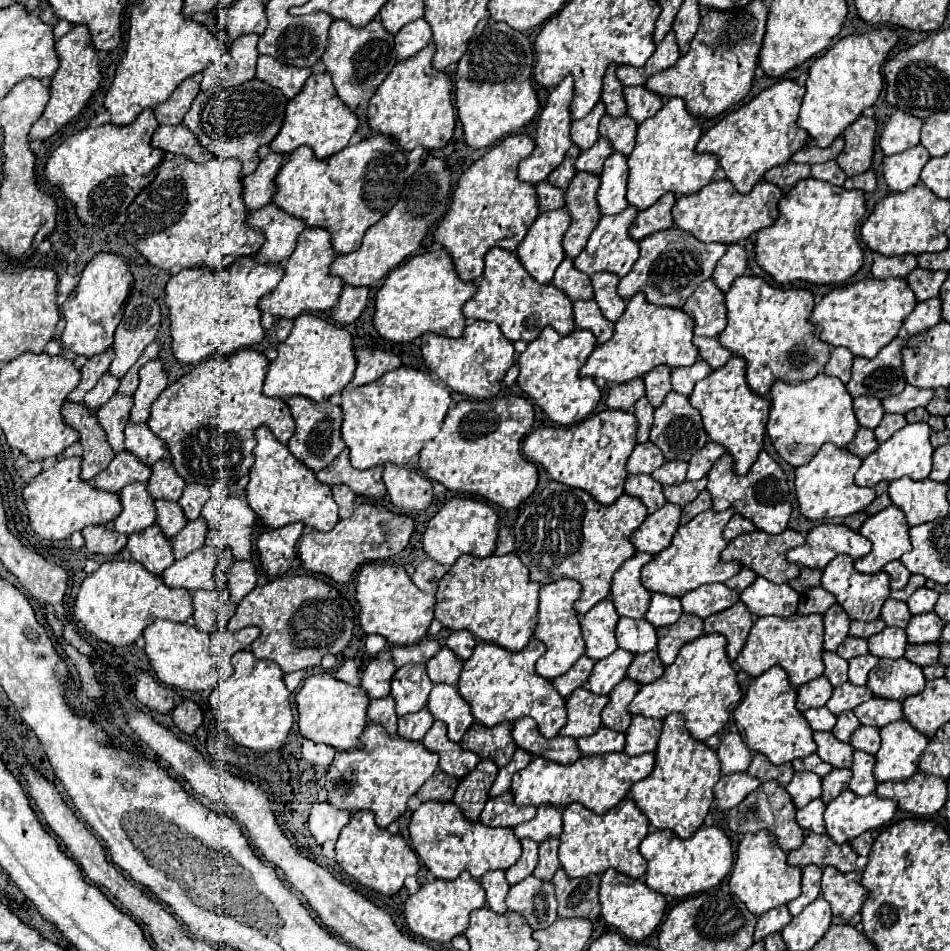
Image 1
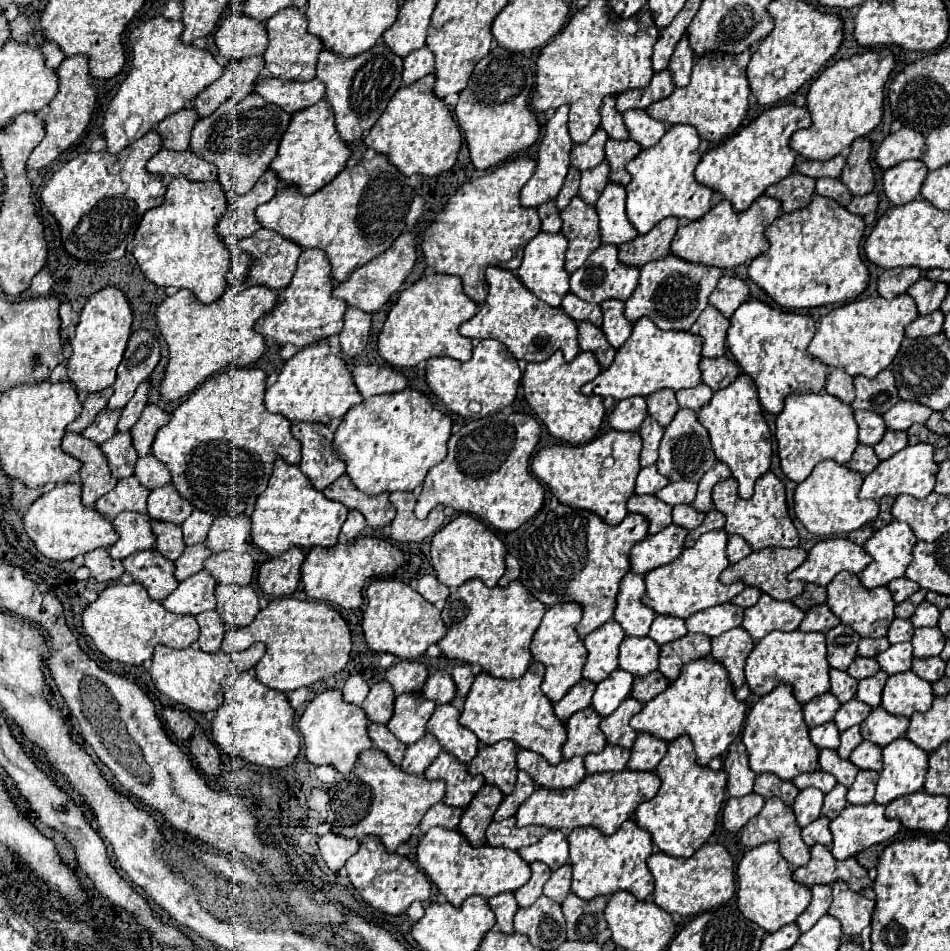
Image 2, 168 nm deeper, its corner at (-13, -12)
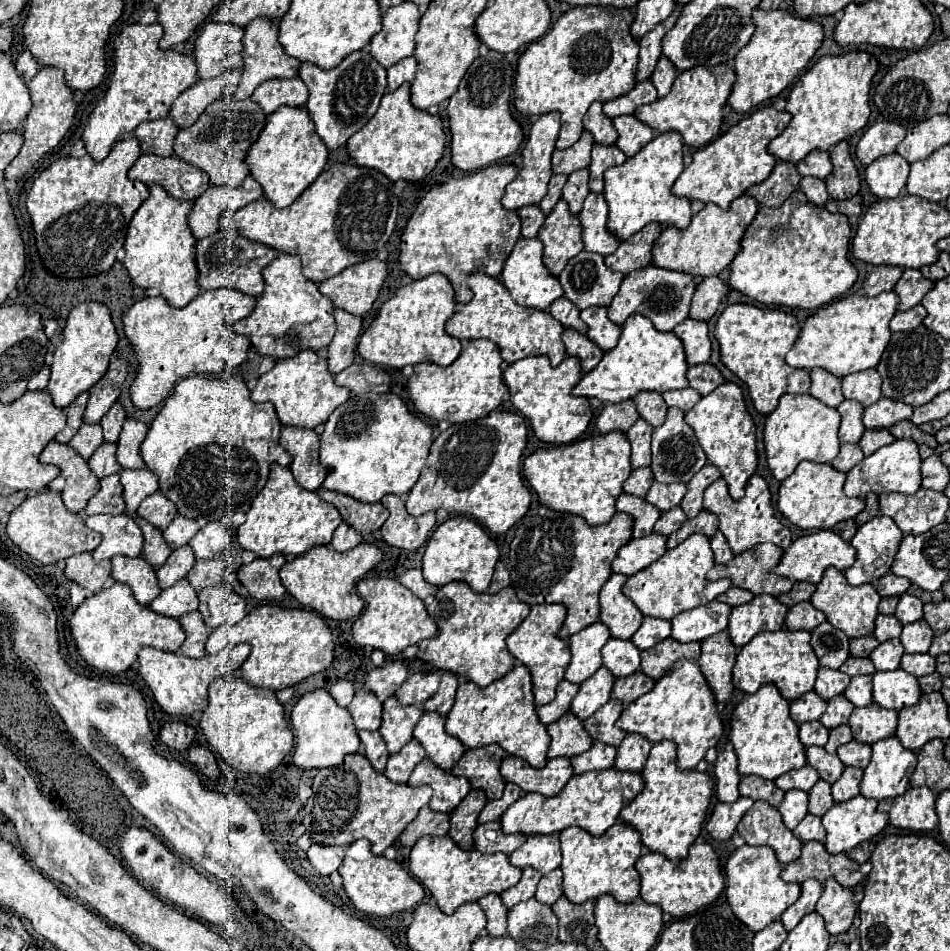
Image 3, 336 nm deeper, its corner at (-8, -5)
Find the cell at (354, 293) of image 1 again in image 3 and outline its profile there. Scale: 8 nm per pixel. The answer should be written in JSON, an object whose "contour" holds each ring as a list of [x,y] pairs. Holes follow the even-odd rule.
{"contour":[[[342,309],[334,311],[336,335],[328,345],[328,367],[332,373],[340,373],[354,363],[358,335],[362,331],[362,319]]]}

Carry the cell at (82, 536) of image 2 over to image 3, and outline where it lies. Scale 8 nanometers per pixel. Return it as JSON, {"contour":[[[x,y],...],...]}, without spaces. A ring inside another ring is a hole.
{"contour":[[[48,489],[28,497],[20,507],[12,511],[6,525],[6,533],[22,551],[26,551],[30,557],[46,565],[58,563],[60,559],[68,559],[76,553],[94,551],[98,541],[102,541],[98,533],[94,533],[92,529],[86,529],[80,513],[70,513],[66,509],[58,491],[48,491]]]}

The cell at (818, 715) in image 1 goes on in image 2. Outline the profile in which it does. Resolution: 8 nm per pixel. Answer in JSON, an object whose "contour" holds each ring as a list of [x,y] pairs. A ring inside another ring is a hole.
{"contour":[[[827,722],[827,724],[821,724],[817,728],[811,728],[809,738],[819,750],[823,750],[823,748],[835,750],[839,746],[839,730],[835,728],[833,722]]]}

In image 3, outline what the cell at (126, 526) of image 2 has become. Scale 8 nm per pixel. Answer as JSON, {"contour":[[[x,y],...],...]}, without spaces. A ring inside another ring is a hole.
{"contour":[[[92,515],[84,523],[102,535],[102,543],[92,551],[96,561],[114,555],[138,557],[142,553],[142,531],[128,515]]]}

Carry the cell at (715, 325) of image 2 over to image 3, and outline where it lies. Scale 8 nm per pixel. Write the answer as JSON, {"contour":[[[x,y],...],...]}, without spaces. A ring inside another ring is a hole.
{"contour":[[[688,317],[674,329],[674,333],[682,339],[684,349],[686,349],[686,361],[690,365],[706,363],[710,359],[712,343],[708,337],[708,323],[706,321],[694,321],[692,317]]]}

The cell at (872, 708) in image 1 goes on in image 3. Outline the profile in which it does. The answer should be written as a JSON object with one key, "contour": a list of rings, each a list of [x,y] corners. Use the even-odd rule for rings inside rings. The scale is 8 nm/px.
{"contour":[[[872,703],[870,707],[856,707],[850,715],[848,725],[852,727],[852,735],[860,743],[876,743],[896,733],[898,713]]]}

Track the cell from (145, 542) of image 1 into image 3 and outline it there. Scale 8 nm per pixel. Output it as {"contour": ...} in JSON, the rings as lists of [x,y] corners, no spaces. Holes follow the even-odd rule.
{"contour":[[[140,555],[140,557],[112,557],[112,577],[120,583],[130,585],[136,601],[142,605],[150,605],[160,595],[160,585],[156,579],[156,569]]]}

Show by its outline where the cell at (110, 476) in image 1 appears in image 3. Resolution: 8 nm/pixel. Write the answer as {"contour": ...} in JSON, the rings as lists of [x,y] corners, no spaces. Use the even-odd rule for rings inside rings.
{"contour":[[[110,475],[100,481],[100,491],[88,501],[84,513],[86,515],[100,515],[100,513],[112,513],[120,515],[126,511],[126,501],[122,497],[122,483],[120,475]]]}

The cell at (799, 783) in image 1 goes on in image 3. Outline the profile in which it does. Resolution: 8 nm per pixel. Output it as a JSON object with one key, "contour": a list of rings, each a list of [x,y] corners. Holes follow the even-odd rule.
{"contour":[[[800,789],[788,791],[782,805],[778,807],[778,811],[782,813],[784,823],[790,829],[794,829],[804,819],[804,815],[808,813],[808,793],[802,793]]]}

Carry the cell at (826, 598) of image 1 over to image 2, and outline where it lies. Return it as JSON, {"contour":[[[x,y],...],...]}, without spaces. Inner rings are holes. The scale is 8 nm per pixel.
{"contour":[[[819,604],[819,606],[813,606],[805,614],[799,630],[801,632],[827,632],[835,628],[837,624],[839,624],[839,618],[825,604]]]}

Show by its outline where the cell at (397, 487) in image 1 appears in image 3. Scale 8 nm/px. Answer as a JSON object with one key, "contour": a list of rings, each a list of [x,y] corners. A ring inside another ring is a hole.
{"contour":[[[386,495],[382,497],[384,507],[390,511],[390,517],[382,525],[380,533],[382,539],[388,545],[400,547],[400,549],[418,549],[430,535],[430,531],[436,525],[436,513],[424,513],[424,515],[410,515],[406,513],[404,501],[398,495]]]}

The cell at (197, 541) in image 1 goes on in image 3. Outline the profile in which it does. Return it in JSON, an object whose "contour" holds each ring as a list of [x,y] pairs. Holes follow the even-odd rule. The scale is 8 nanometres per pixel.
{"contour":[[[184,545],[182,549],[172,551],[172,555],[166,559],[166,563],[162,567],[158,567],[156,577],[160,581],[160,587],[166,589],[170,585],[174,585],[178,579],[186,577],[186,573],[192,569],[194,565],[194,551],[190,551],[190,545]]]}

